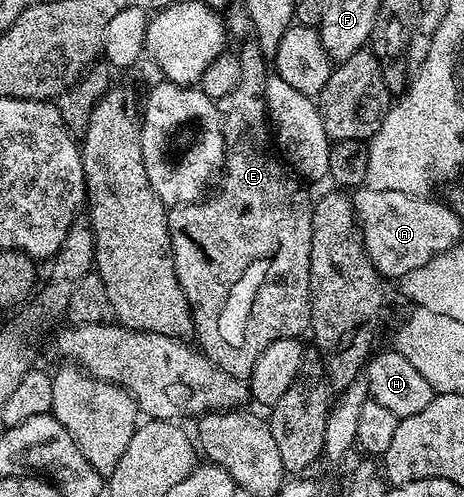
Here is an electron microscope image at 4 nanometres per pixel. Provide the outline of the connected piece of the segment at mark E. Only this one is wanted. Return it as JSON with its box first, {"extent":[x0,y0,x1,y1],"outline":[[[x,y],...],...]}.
{"extent":[166,39,314,380],"outline":[[[249,39],[236,48],[240,62],[240,82],[236,82],[236,90],[216,101],[226,143],[225,169],[216,188],[218,193],[192,204],[171,207],[166,214],[176,278],[192,310],[197,347],[217,368],[224,370],[224,374],[232,374],[241,380],[252,374],[256,358],[260,358],[272,342],[301,337],[301,332],[309,329],[310,247],[314,213],[312,196],[287,171],[272,147],[272,125],[266,114],[268,58],[260,50],[257,39]]]}

